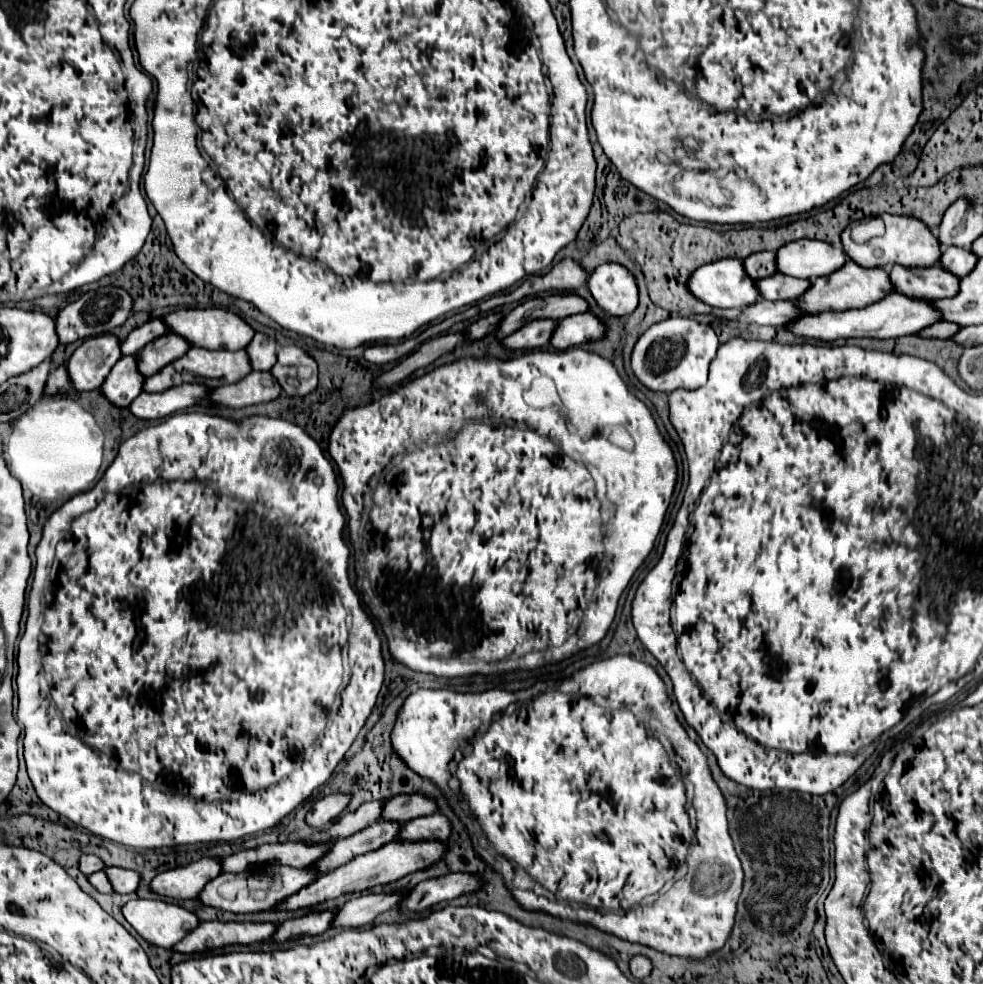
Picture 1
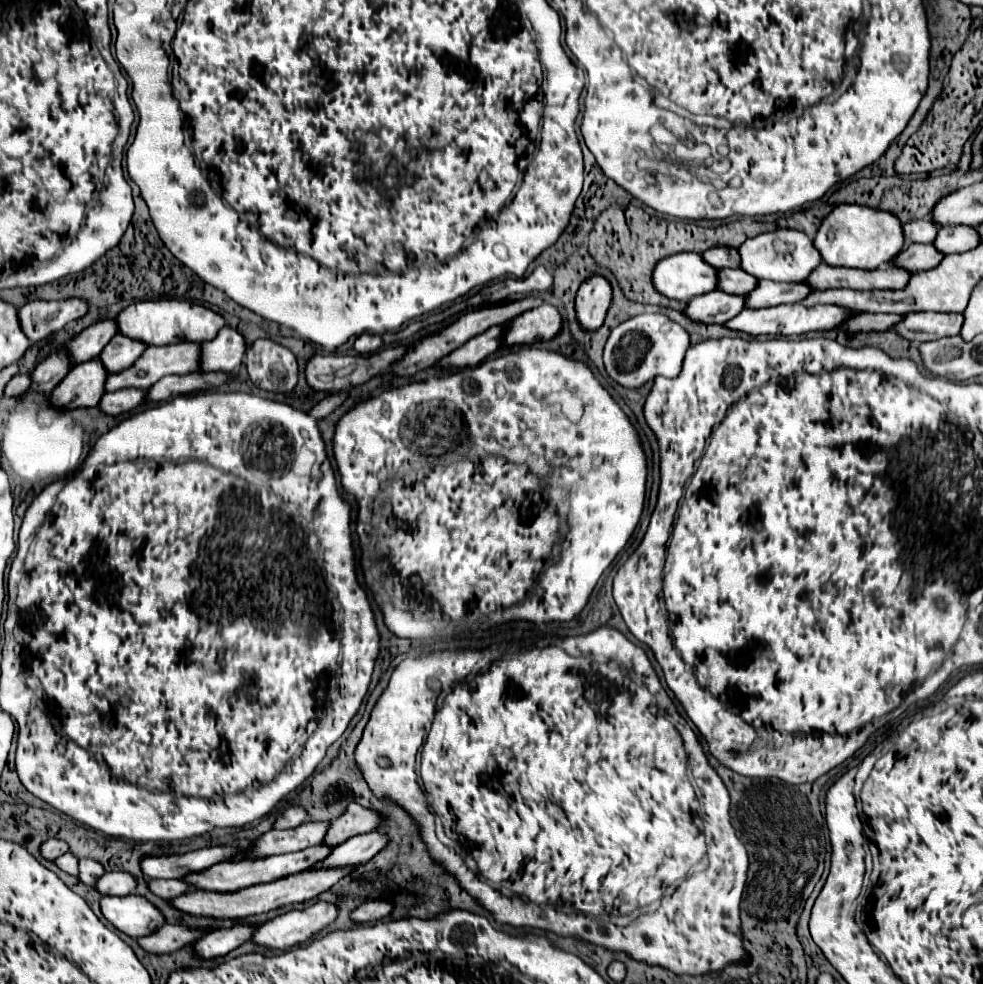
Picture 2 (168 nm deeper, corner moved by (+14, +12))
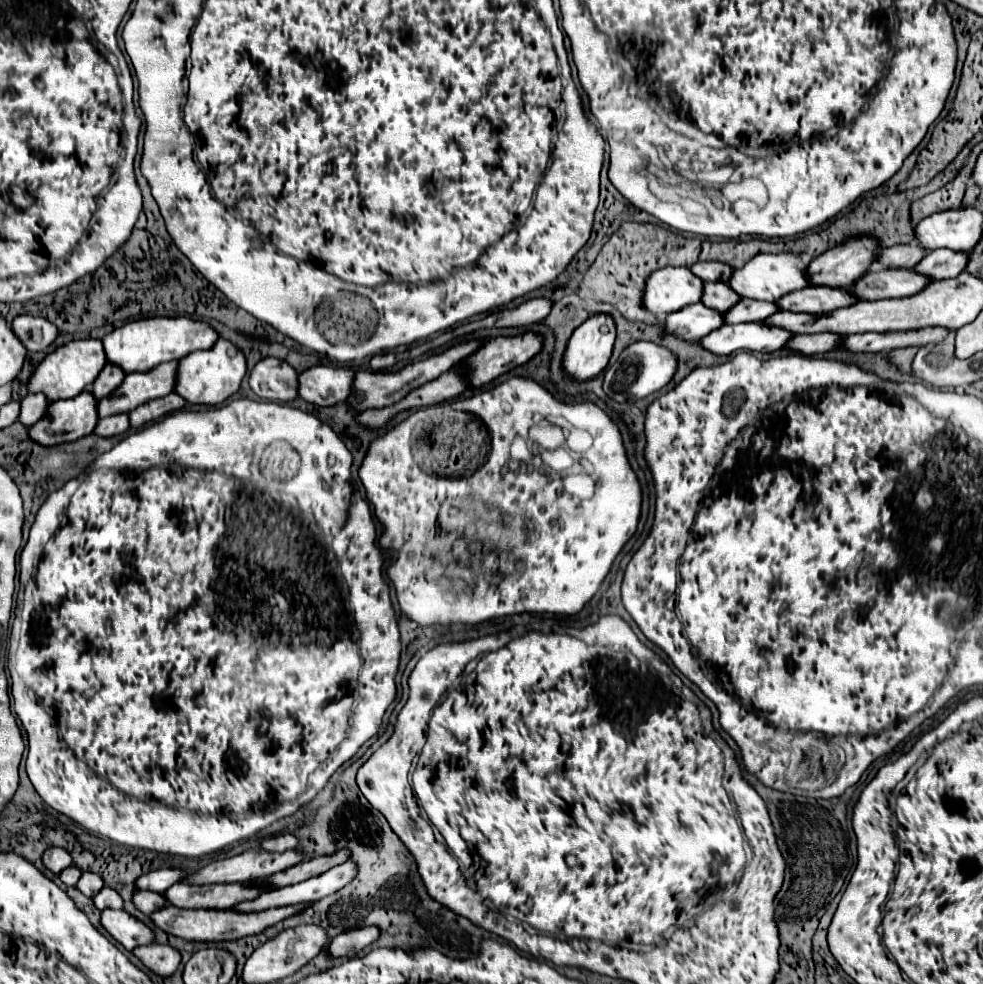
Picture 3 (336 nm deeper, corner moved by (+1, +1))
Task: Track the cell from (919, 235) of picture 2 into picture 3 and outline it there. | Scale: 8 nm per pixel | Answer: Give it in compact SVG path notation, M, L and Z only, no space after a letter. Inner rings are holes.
M896 245L888 249L880 249L876 255L876 263L894 269L912 269L922 257L924 251L918 245Z

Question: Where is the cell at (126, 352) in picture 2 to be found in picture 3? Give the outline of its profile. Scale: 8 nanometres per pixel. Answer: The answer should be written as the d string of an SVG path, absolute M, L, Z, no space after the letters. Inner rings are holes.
M108 363L108 365L100 371L100 375L96 377L96 381L94 381L90 393L94 393L94 399L100 401L102 397L110 395L110 391L114 391L114 387L120 385L122 379L124 379L124 371L122 371L120 367L114 367L114 365Z

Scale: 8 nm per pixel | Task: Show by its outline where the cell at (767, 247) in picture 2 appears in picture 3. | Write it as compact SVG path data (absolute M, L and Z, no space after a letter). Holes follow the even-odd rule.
M778 253L778 255L756 255L750 259L742 269L736 269L728 281L730 289L746 299L760 299L760 301L778 301L778 297L804 289L808 285L806 281L806 261L802 261L802 255L794 253Z

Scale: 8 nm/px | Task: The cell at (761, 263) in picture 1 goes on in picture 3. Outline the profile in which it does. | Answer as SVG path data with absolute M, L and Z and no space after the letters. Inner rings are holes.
M694 263L690 271L700 277L702 281L728 281L732 275L732 267L722 265L722 263Z

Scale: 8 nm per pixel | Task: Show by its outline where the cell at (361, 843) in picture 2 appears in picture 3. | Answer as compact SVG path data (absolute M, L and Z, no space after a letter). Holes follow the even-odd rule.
M346 861L342 865L336 865L334 869L312 877L308 881L288 885L274 889L270 893L260 893L254 901L242 901L234 905L232 909L238 913L258 913L264 909L276 909L276 907L288 907L288 905L300 905L300 903L312 903L318 901L338 889L342 889L346 883L350 883L356 875L354 863Z

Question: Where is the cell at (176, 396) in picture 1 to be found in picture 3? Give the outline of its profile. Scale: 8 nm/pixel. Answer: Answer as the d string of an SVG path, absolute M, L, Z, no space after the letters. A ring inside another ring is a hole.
M120 413L120 415L112 415L106 419L98 421L98 427L94 427L94 435L102 435L102 437L114 437L120 435L128 429L128 415Z

